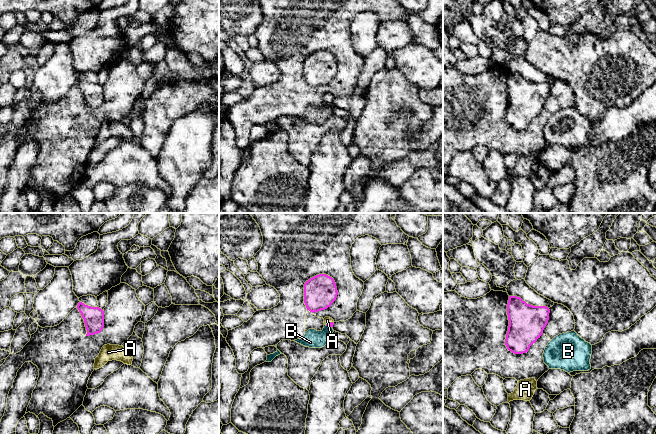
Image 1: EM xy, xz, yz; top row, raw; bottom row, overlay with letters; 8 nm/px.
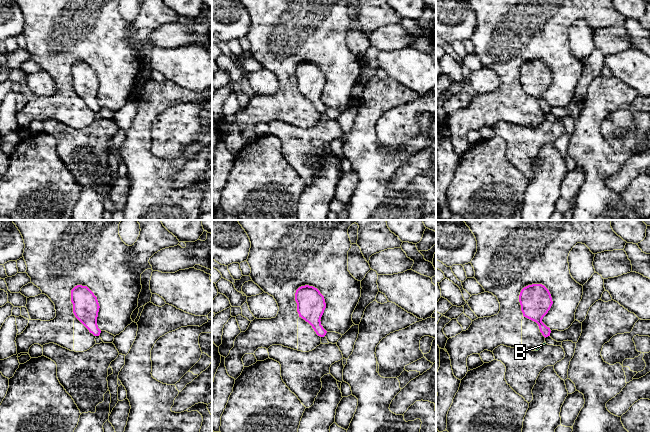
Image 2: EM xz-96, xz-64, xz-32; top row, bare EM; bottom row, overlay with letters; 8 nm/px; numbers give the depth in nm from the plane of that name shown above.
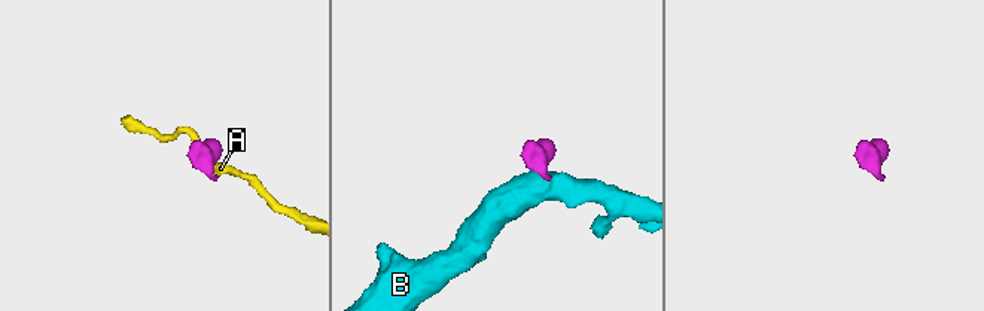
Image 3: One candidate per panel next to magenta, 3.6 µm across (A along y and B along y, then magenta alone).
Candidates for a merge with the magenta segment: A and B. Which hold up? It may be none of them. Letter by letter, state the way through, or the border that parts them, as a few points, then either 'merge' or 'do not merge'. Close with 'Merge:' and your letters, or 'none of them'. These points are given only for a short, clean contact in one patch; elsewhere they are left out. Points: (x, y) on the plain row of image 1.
A: across xz (330, 100), (330, 98), (327, 96) | merge
B: along xz (325, 101), (331, 103) | do not merge
Merge: A

